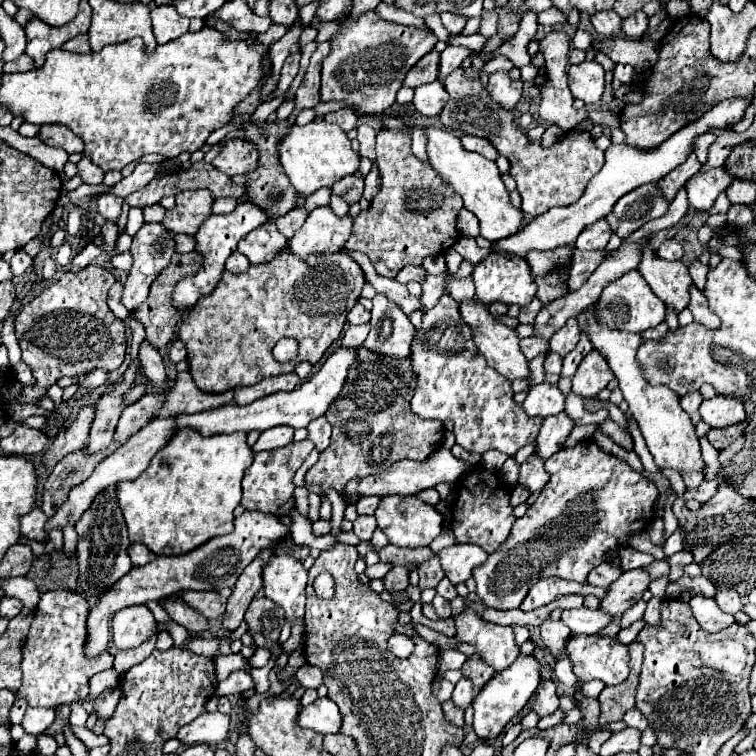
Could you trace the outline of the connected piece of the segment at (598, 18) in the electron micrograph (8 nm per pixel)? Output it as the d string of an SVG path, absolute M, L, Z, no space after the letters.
M613 10L595 12L593 16L589 16L589 20L591 20L593 28L597 30L597 34L601 34L605 38L621 34L621 18Z

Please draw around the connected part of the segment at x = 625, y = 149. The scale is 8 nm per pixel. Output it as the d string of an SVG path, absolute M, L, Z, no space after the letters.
M753 96L749 98L731 98L731 100L723 100L721 104L715 104L709 112L705 112L705 116L697 118L693 124L681 128L679 132L675 132L669 140L665 140L665 144L659 144L657 148L633 148L629 144L613 144L607 148L605 152L605 166L591 178L591 182L587 184L587 190L583 192L583 196L571 204L571 206L555 206L551 210L547 210L545 214L533 218L529 224L525 224L525 228L521 232L517 232L515 236L509 236L505 240L499 240L497 244L493 244L493 250L505 250L511 252L515 256L525 258L525 254L529 250L553 250L561 244L575 244L577 236L581 234L583 228L587 228L589 224L593 224L599 218L605 218L611 208L615 206L615 202L625 196L627 192L635 190L637 186L649 184L649 182L659 182L661 178L665 178L673 168L677 168L679 164L683 164L687 160L687 156L693 152L695 140L701 134L707 134L711 130L723 130L723 128L731 128L733 124L737 124L739 120L743 120L745 110L751 106Z

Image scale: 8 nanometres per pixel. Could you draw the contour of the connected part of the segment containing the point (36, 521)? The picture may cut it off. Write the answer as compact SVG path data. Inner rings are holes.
M33 508L33 512L29 512L21 518L21 536L35 540L35 542L47 542L45 524L47 524L47 516L43 514L43 510Z

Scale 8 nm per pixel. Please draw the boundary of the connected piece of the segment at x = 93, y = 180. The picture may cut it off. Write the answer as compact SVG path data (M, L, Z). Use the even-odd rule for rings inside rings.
M83 156L83 158L79 160L77 168L79 168L79 176L83 178L85 184L101 184L101 182L103 182L105 172L103 172L101 168L97 168L87 156Z

